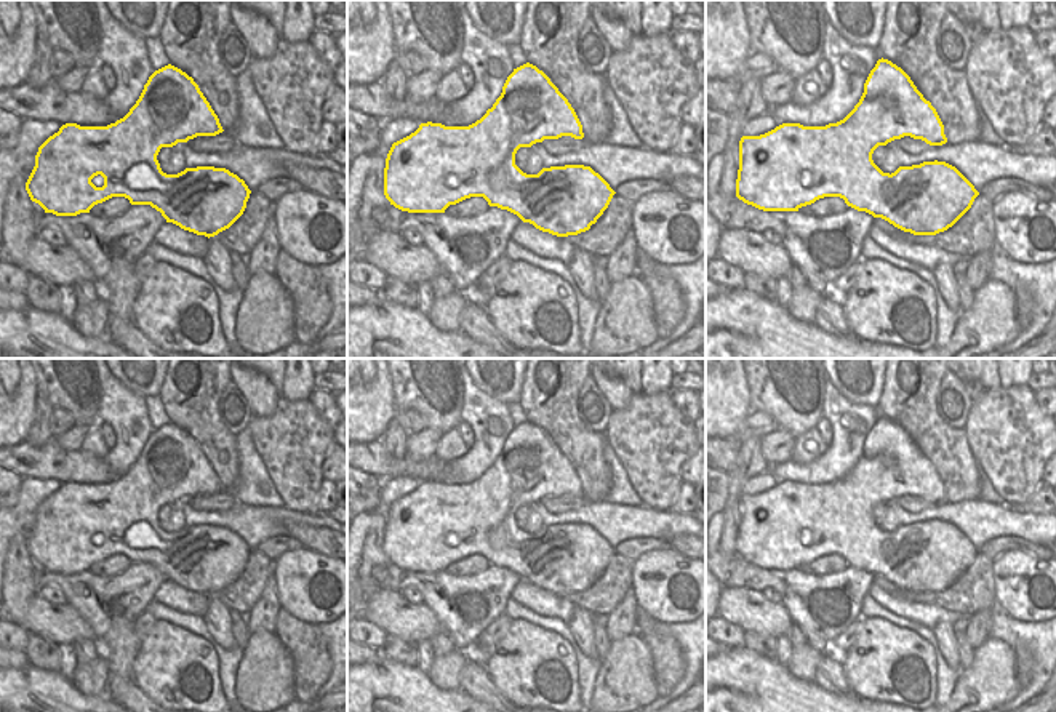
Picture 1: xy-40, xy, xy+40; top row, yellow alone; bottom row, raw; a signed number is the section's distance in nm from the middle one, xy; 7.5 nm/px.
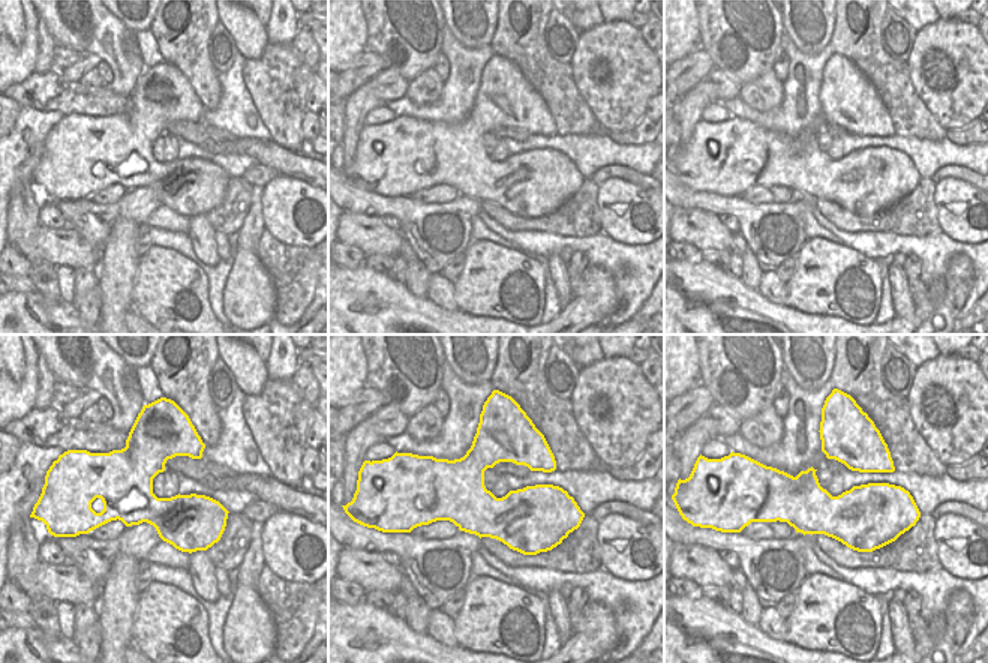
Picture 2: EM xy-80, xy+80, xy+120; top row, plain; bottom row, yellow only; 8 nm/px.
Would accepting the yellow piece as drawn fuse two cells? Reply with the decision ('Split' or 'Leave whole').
Leave whole.

